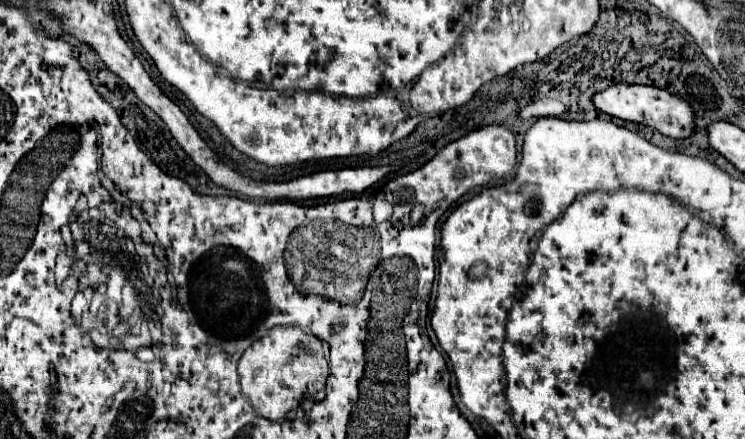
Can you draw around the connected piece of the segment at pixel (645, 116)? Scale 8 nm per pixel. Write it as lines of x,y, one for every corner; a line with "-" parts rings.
616,83
610,85
604,91
598,91
592,97
592,103
598,111
610,115
610,117
618,117
622,121
634,121
634,123
642,123
642,125
650,125
654,129
658,129
660,133
668,135
668,137
676,137
676,139
684,139
692,135
694,129
694,117
692,117
692,107
678,95
668,93
666,89
658,89
658,87
648,87
648,85
628,85
628,83

